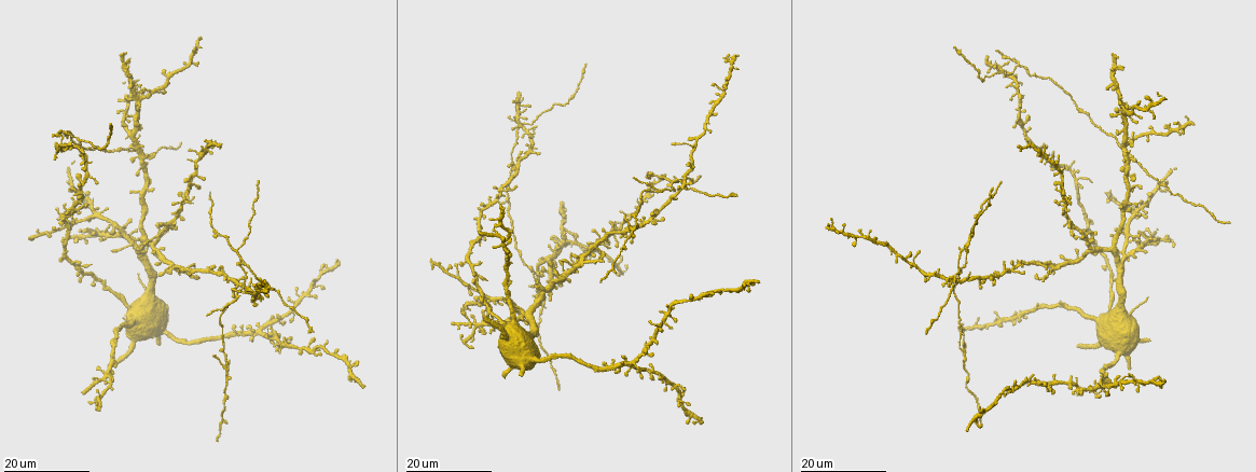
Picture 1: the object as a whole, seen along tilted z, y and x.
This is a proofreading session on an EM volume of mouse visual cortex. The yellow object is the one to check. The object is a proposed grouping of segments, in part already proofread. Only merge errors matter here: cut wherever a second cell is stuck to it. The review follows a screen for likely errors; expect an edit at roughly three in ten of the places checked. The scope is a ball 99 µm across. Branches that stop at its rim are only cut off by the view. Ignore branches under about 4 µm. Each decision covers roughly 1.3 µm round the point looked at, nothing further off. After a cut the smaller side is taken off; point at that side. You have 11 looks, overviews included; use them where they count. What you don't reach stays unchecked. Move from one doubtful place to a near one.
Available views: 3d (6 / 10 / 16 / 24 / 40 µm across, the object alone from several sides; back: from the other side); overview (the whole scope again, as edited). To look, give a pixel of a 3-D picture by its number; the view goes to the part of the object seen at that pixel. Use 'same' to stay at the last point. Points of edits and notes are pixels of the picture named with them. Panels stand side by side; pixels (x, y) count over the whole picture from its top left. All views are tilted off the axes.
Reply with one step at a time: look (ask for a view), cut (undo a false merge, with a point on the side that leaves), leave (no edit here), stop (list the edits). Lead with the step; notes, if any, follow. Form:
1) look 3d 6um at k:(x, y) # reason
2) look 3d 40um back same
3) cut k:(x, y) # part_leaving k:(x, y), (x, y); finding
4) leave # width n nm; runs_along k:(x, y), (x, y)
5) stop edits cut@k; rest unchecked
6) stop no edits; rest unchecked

look 3d 24um at 1:(476, 323) # looks like a crossing

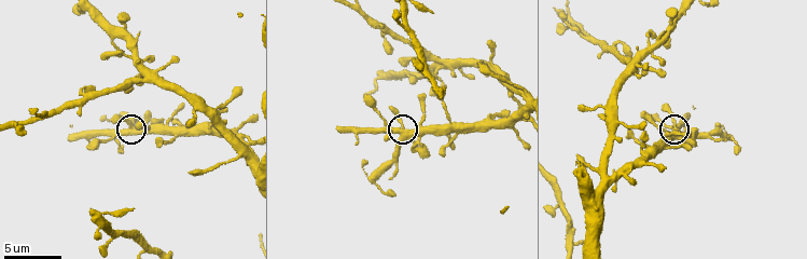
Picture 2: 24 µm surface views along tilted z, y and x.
look 3d 6um at 2:(129, 130)

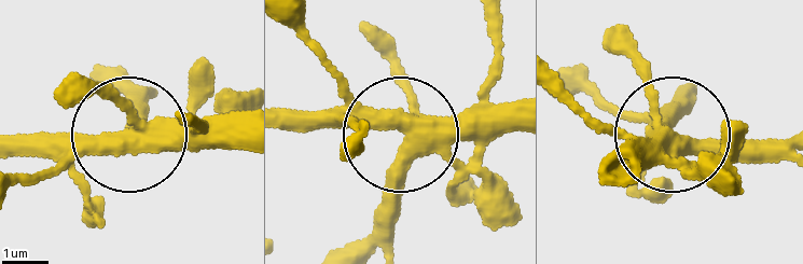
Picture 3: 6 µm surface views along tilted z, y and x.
leave # width 440 nm; runs_along 3:(247, 146), (18, 133); all the same cell

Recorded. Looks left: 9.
look 3d 24um at 1:(153, 245) # small branch off a trunk

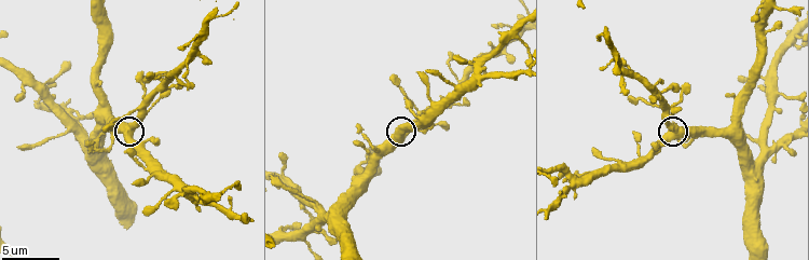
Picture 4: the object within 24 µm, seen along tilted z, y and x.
look 3d 6um at 4:(674, 130)

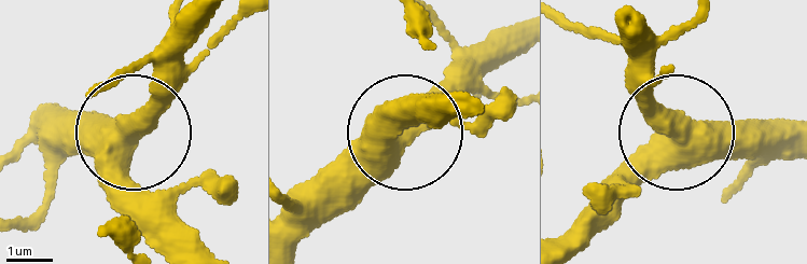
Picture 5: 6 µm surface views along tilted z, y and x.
look 3d 6um back at 5:(127, 136) # other side

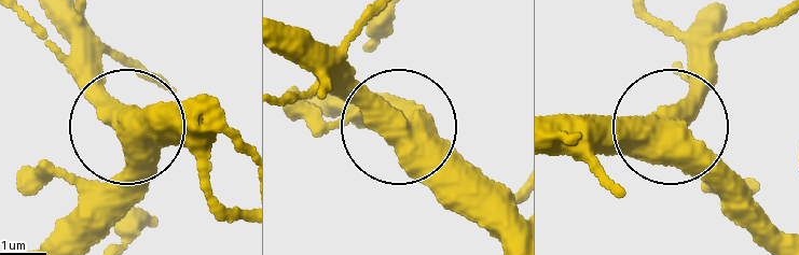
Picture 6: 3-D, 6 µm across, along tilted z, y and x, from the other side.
leave # all the same cell

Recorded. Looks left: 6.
look 3d 24um at 1:(915, 263) # looks like a crossing

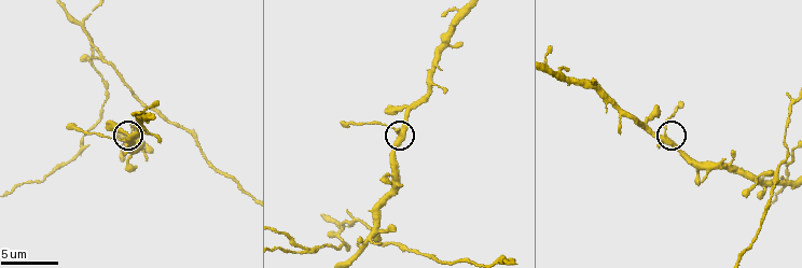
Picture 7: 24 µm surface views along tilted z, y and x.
look 3d 10um at 7:(399, 131)

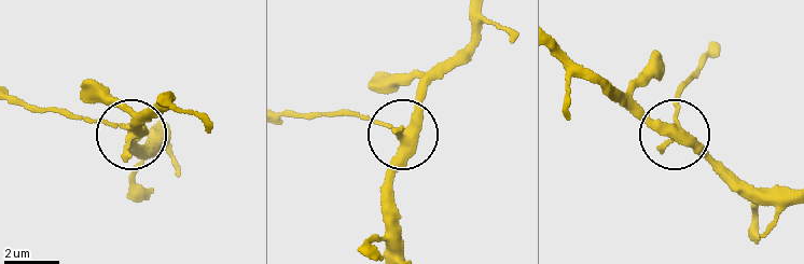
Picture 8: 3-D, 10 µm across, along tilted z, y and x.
leave # runs_along 8:(152, 139), (143, 156), (128, 128), (60, 116); all the same cell

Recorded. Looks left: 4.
look 3d 24um at 1:(139, 97) # side arm on a straight run

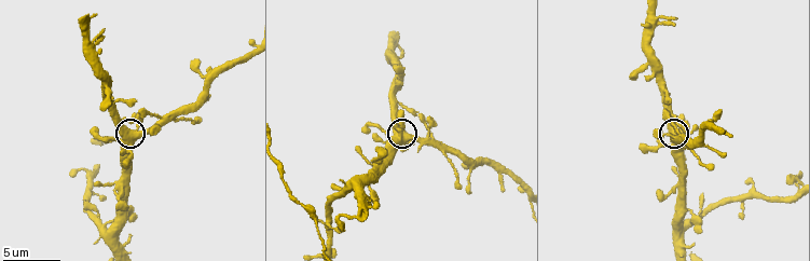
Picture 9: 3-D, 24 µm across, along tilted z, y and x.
look 3d 10um at 9:(406, 132)

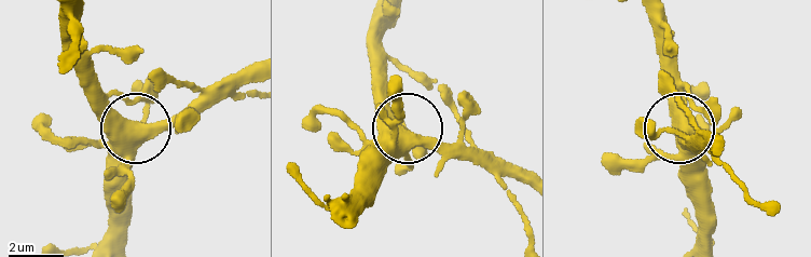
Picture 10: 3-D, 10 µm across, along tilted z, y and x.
look 3d 6um at 10:(135, 128) # zoom in

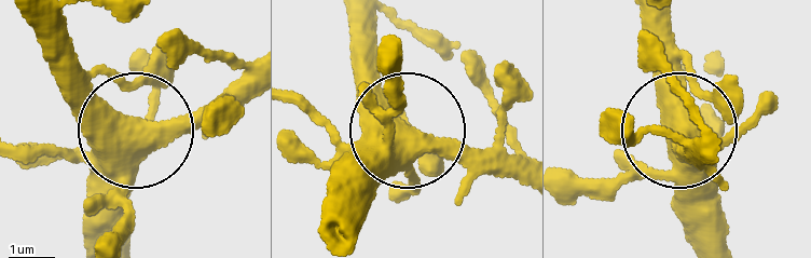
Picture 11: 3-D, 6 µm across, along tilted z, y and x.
leave # width 430 nm; all the same cell

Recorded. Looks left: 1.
stop no edits; rest unchecked

